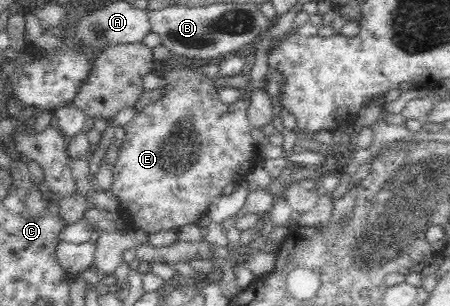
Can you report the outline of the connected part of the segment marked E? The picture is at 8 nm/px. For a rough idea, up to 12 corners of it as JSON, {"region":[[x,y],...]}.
{"region":[[197,69],[124,126],[109,190],[147,234],[207,214],[260,155]]}

